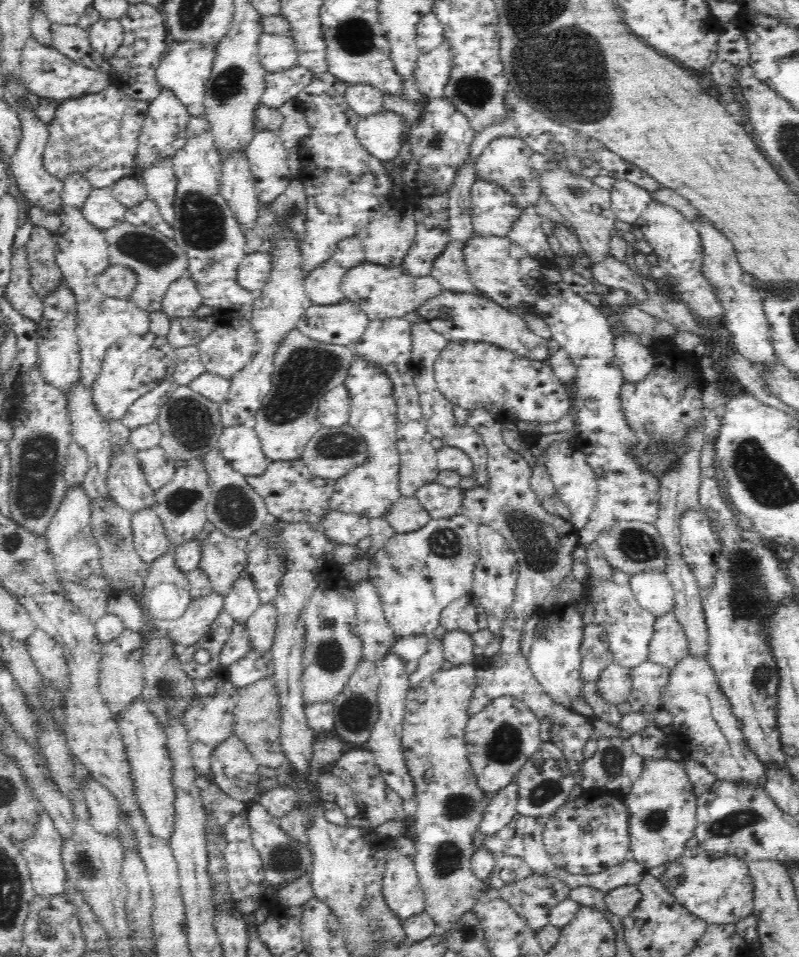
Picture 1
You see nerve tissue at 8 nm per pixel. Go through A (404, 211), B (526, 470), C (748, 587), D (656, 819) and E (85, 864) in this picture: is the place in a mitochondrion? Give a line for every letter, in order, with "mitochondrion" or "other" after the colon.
A: other
B: other
C: mitochondrion
D: mitochondrion
E: mitochondrion

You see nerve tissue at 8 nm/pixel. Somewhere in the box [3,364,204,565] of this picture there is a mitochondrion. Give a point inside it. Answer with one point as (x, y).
(35, 470)

